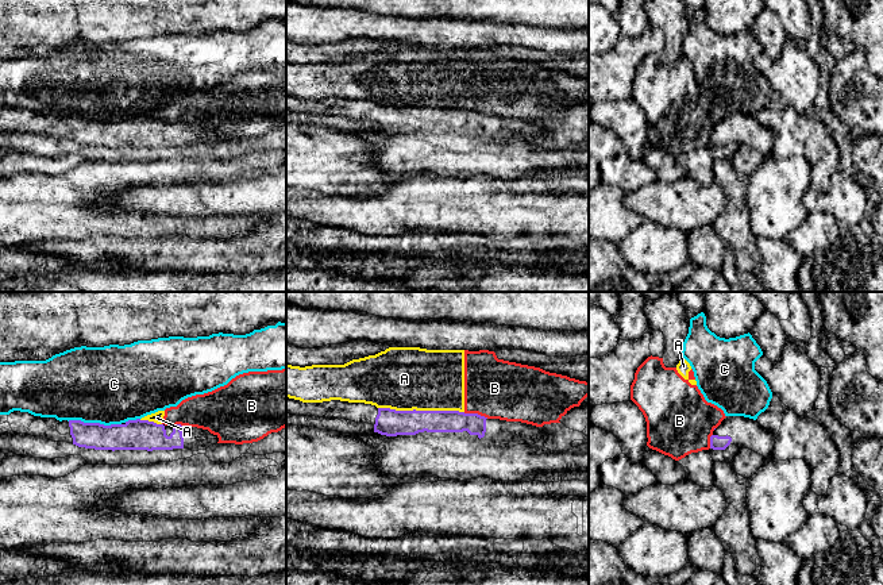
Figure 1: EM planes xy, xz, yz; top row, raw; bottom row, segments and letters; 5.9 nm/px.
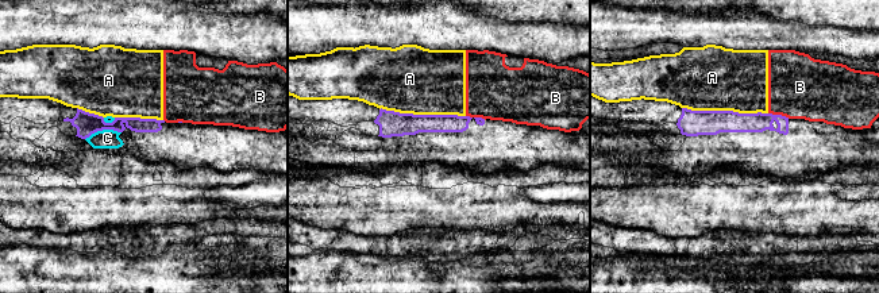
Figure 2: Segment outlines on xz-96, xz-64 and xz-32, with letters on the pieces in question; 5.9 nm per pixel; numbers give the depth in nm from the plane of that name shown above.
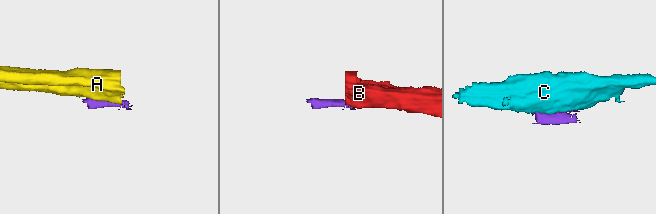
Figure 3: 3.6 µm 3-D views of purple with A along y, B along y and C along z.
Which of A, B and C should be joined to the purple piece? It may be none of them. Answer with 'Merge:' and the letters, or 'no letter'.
Merge: no letter

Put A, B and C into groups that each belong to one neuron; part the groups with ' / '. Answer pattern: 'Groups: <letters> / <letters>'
Groups: A B / C

